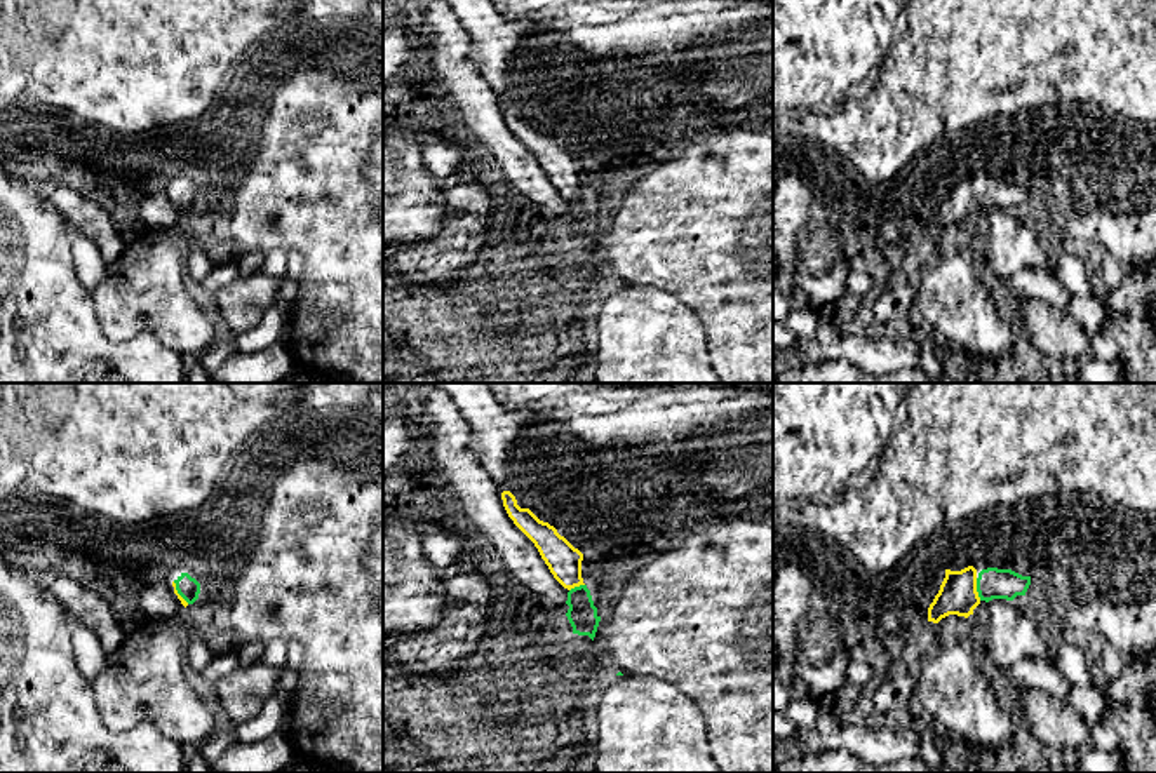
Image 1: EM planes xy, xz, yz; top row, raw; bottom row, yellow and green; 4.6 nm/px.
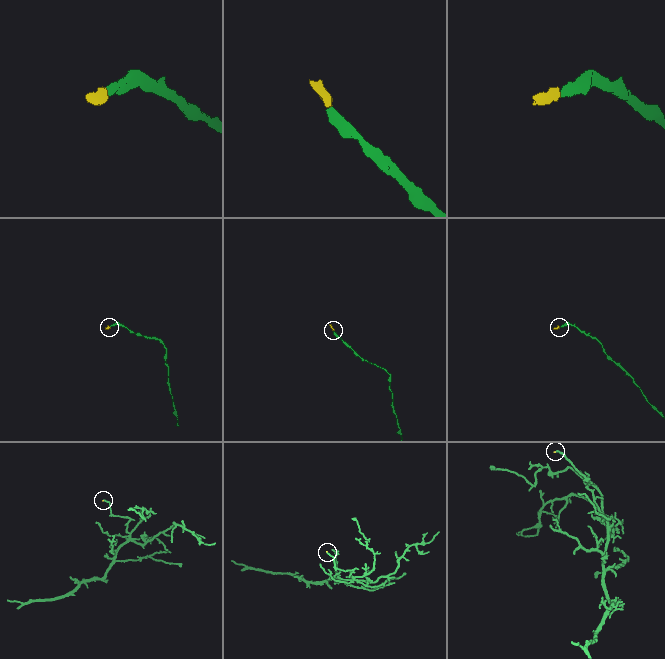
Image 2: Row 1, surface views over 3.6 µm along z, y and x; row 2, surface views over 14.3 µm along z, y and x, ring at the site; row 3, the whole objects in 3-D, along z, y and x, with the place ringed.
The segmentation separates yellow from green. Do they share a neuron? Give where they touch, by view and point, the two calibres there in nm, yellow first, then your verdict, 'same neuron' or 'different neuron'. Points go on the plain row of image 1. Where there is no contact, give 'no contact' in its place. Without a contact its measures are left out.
meets yellow in yz at (975, 199); 180 nm thick on the yellow side, 140 nm on the other; same neuron

